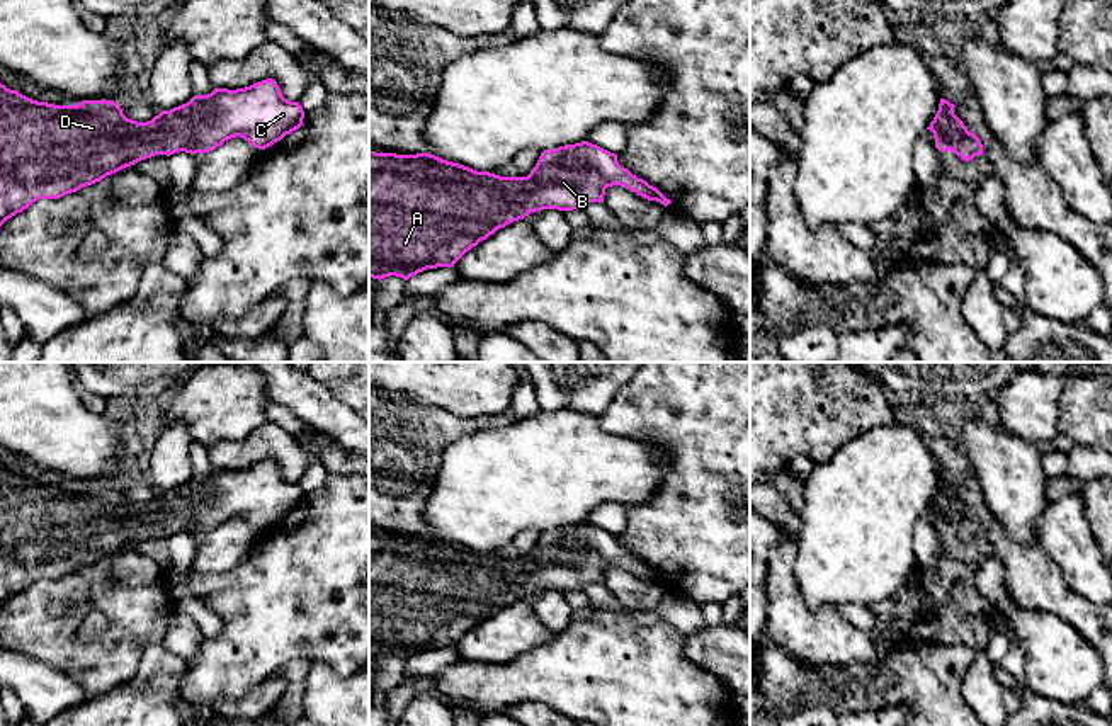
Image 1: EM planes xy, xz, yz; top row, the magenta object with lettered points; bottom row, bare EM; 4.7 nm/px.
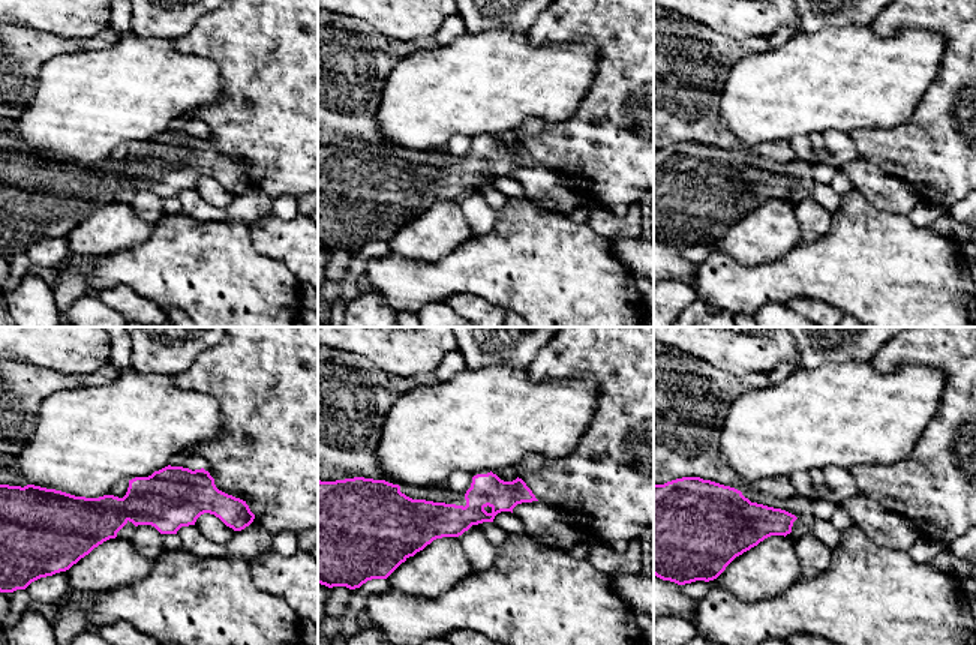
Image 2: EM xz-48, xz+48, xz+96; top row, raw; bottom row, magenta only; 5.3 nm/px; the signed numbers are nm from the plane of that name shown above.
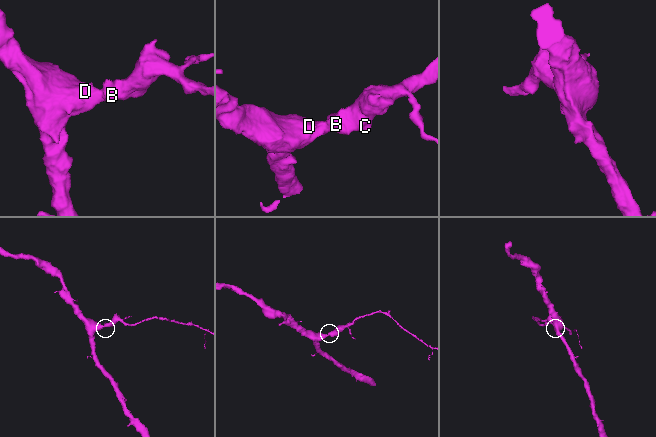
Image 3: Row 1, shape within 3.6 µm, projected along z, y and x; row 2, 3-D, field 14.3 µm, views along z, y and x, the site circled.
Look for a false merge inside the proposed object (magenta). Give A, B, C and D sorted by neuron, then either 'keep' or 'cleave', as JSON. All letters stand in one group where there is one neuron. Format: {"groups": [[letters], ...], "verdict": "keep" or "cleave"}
{"groups": [["A", "B", "C", "D"]], "verdict": "keep"}

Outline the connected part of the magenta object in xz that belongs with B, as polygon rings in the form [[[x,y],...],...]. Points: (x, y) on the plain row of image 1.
[[[588,522],[544,530],[527,558],[500,558],[430,534],[369,532],[369,658],[408,661],[427,649],[454,644],[496,610],[542,590],[573,592],[604,583],[605,570],[621,566],[638,576],[672,585],[656,568],[621,547],[617,536]]]

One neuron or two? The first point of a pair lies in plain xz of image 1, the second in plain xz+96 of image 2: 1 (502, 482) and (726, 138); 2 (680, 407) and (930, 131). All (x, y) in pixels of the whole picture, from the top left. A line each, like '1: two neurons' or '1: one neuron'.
1: two neurons
2: one neuron

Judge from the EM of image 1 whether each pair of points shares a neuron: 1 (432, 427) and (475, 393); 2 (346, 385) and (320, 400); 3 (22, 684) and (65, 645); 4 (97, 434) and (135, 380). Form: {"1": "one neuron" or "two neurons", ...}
{"1": "two neurons", "2": "two neurons", "3": "two neurons", "4": "two neurons"}

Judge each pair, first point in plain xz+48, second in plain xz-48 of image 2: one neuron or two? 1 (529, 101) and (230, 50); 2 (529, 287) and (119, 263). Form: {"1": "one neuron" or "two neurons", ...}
{"1": "two neurons", "2": "one neuron"}

